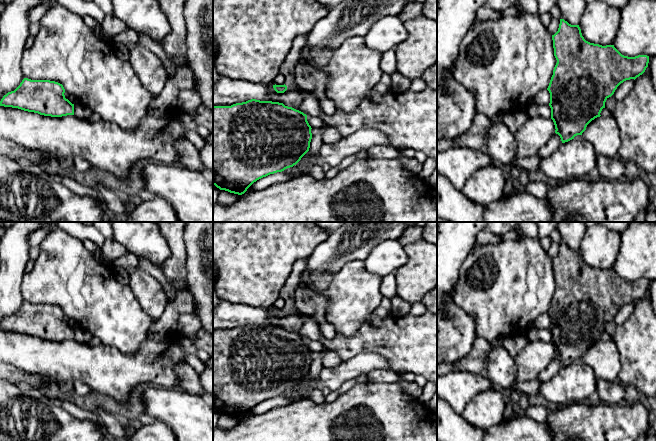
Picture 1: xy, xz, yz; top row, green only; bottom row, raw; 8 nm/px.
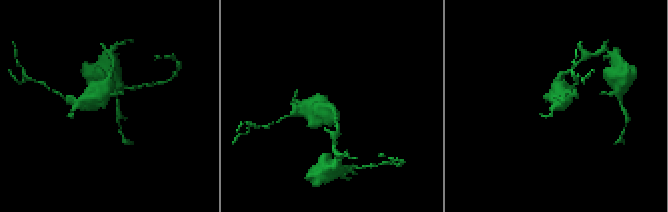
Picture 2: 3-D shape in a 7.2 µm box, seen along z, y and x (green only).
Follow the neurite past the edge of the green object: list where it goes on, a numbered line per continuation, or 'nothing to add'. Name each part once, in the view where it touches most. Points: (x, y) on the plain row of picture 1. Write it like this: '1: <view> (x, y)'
1: xz (293, 282)

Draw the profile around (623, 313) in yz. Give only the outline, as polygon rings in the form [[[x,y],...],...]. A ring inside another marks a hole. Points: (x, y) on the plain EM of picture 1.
[[[630,303],[621,307],[615,314],[613,321],[617,325],[623,324],[634,311],[634,305],[635,305],[634,303]]]

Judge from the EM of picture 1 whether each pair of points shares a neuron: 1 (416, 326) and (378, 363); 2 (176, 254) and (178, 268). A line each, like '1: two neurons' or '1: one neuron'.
1: two neurons
2: one neuron

